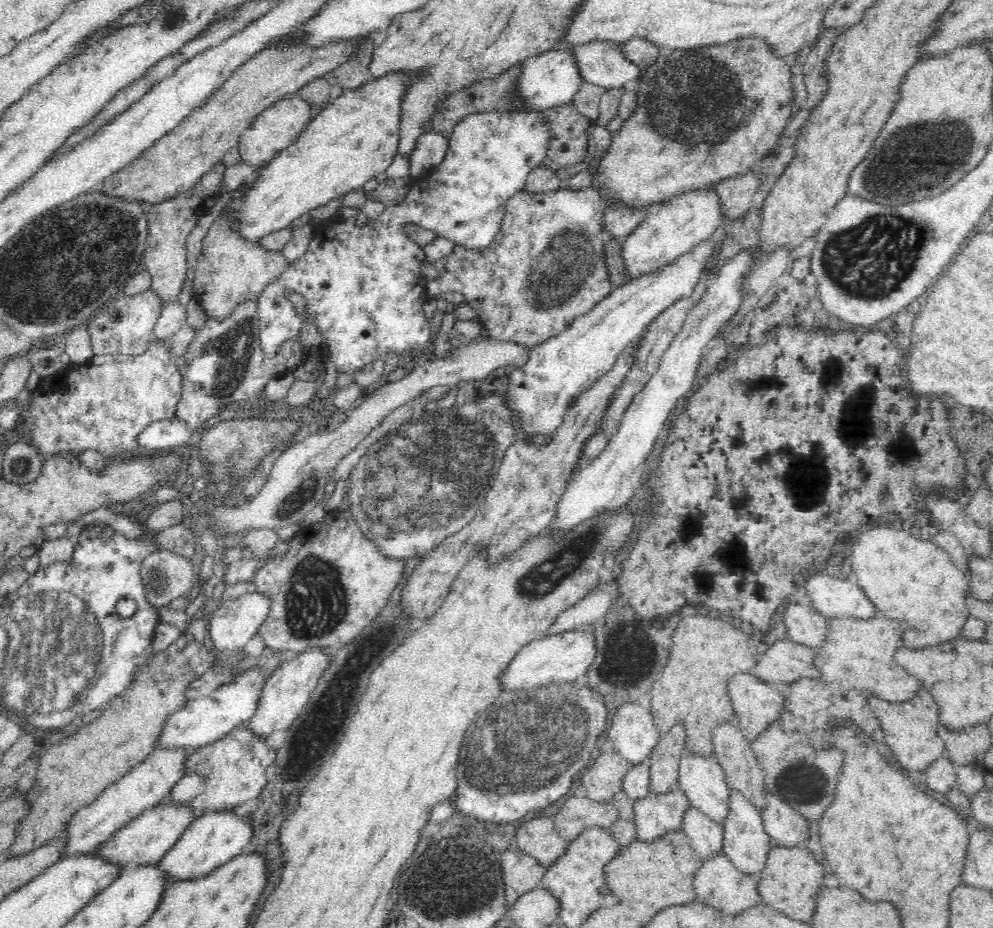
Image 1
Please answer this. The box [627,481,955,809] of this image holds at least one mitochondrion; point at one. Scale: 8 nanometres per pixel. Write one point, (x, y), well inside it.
(803, 790)

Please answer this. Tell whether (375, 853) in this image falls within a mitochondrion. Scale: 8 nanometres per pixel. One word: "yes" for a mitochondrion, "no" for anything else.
no

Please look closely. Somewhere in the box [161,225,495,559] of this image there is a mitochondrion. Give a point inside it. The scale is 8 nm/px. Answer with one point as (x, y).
(228, 354)

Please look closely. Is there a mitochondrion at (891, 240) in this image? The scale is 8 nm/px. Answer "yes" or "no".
yes

